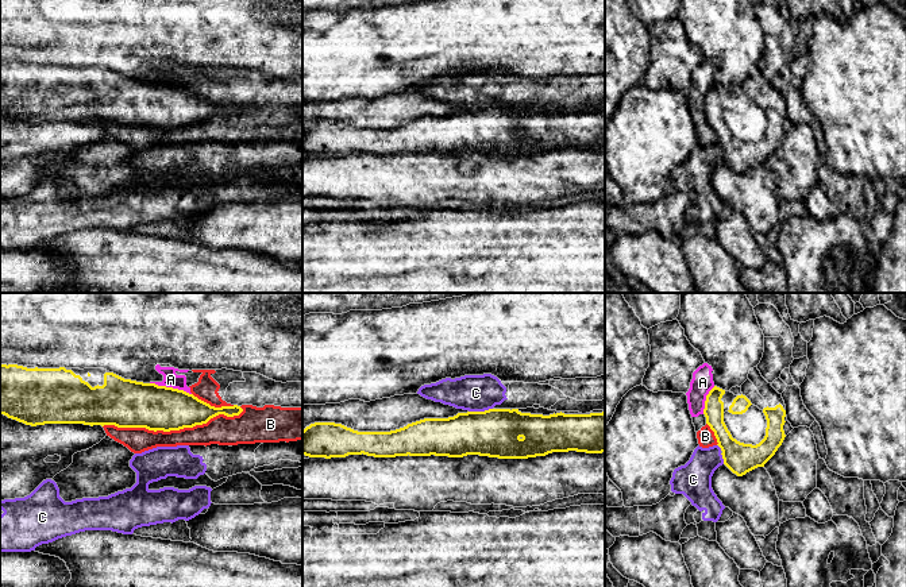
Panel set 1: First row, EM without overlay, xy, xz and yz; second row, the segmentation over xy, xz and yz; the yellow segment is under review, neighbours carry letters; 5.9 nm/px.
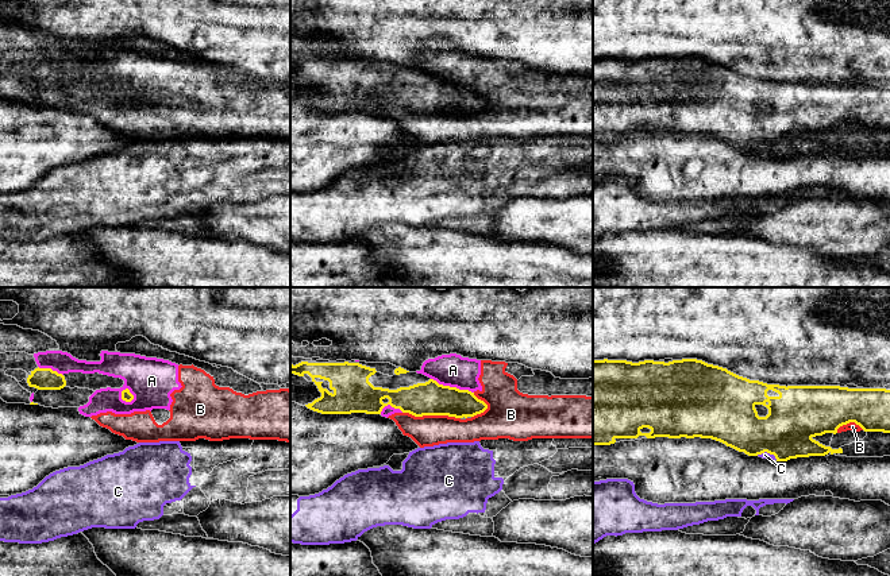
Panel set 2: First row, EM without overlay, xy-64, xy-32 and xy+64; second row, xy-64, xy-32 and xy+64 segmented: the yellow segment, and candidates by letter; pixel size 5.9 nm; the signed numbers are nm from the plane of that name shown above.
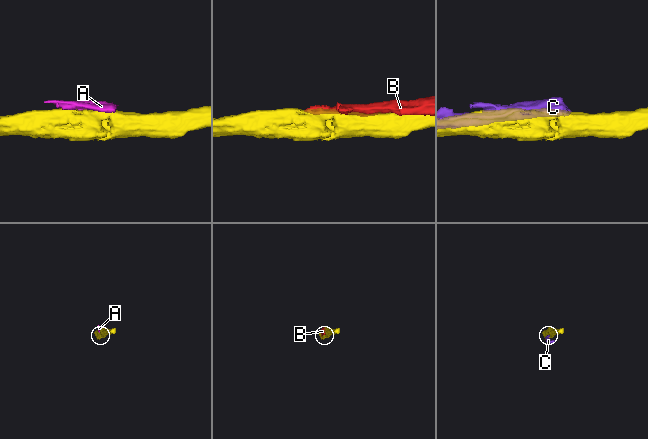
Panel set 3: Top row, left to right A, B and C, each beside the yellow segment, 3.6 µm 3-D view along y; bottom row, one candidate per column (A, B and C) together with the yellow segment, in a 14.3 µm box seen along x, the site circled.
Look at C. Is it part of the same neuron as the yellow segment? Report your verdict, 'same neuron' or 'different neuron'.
different neuron

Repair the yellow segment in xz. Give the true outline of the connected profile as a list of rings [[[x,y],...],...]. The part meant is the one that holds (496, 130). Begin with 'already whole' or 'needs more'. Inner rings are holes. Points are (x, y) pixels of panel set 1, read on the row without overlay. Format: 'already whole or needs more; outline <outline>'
already whole; outline [[[489,107],[458,111],[448,116],[424,116],[390,130],[358,130],[335,120],[315,120],[302,128],[302,152],[325,157],[362,151],[374,155],[479,152],[528,157],[568,148],[605,150],[605,109],[590,112],[560,109],[543,113],[521,111],[518,107]]]

